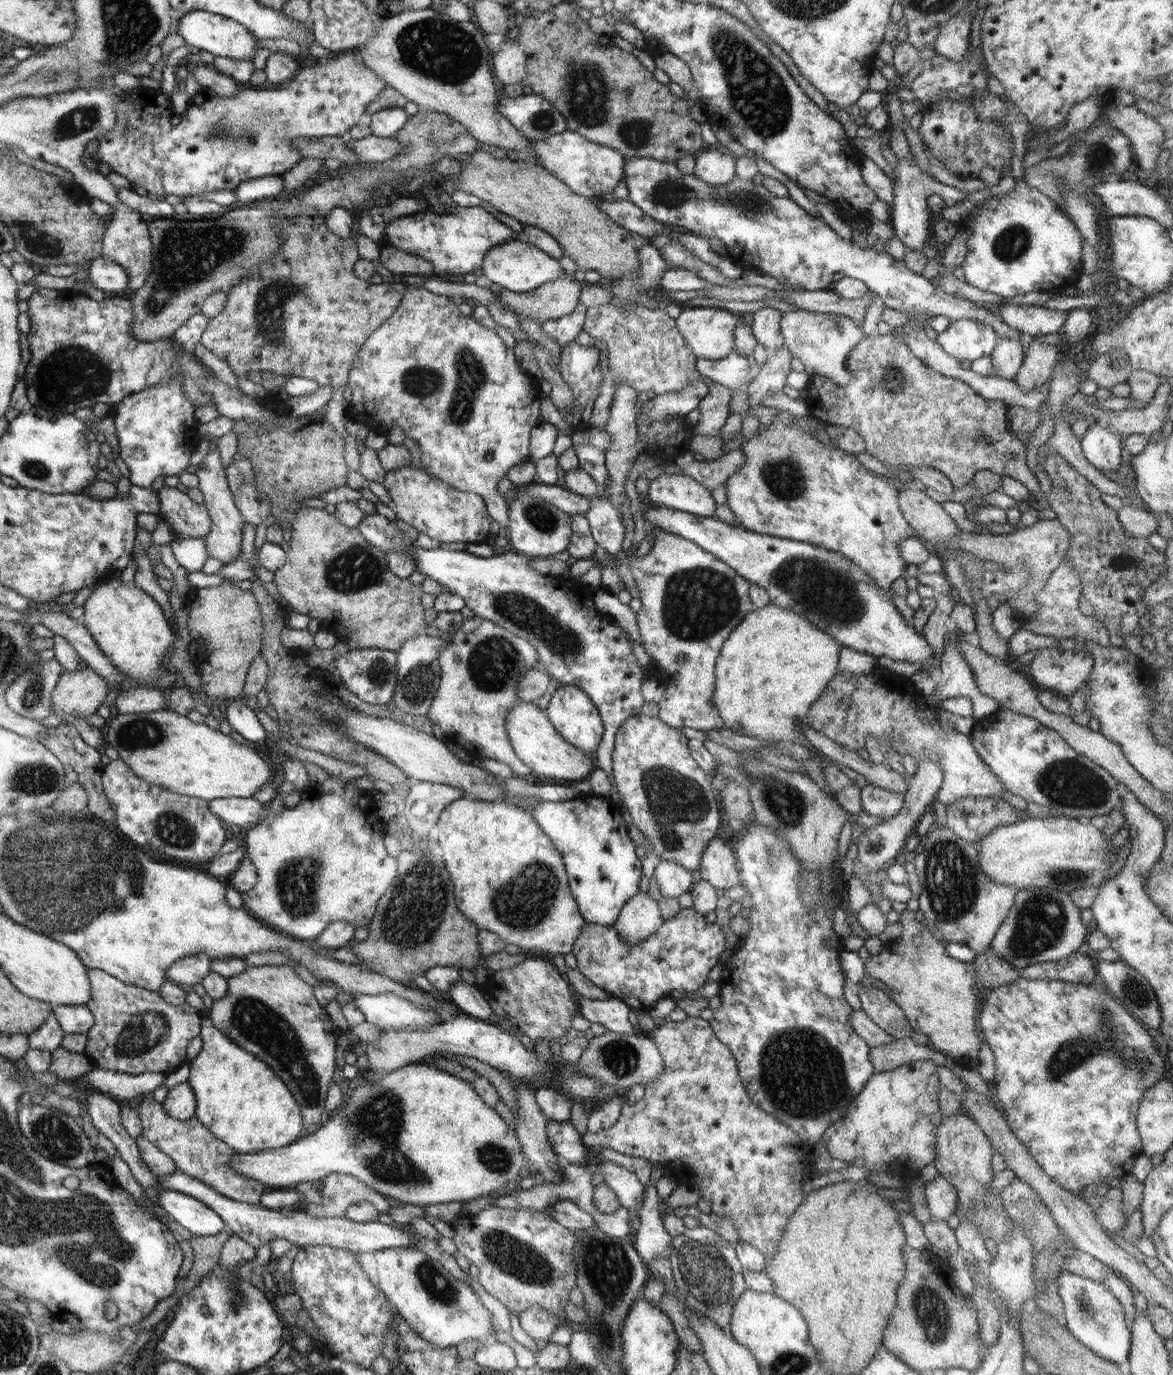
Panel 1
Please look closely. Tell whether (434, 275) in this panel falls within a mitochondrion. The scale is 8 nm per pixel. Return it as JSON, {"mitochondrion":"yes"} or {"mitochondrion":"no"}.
{"mitochondrion":"no"}

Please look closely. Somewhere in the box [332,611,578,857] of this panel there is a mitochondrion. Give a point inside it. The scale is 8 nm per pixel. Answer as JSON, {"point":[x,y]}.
{"point":[494,664]}

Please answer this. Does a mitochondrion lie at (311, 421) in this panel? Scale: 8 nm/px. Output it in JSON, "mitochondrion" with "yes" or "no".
{"mitochondrion":"no"}

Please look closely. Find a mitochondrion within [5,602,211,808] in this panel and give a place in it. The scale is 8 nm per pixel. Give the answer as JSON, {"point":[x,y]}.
{"point":[37,779]}

